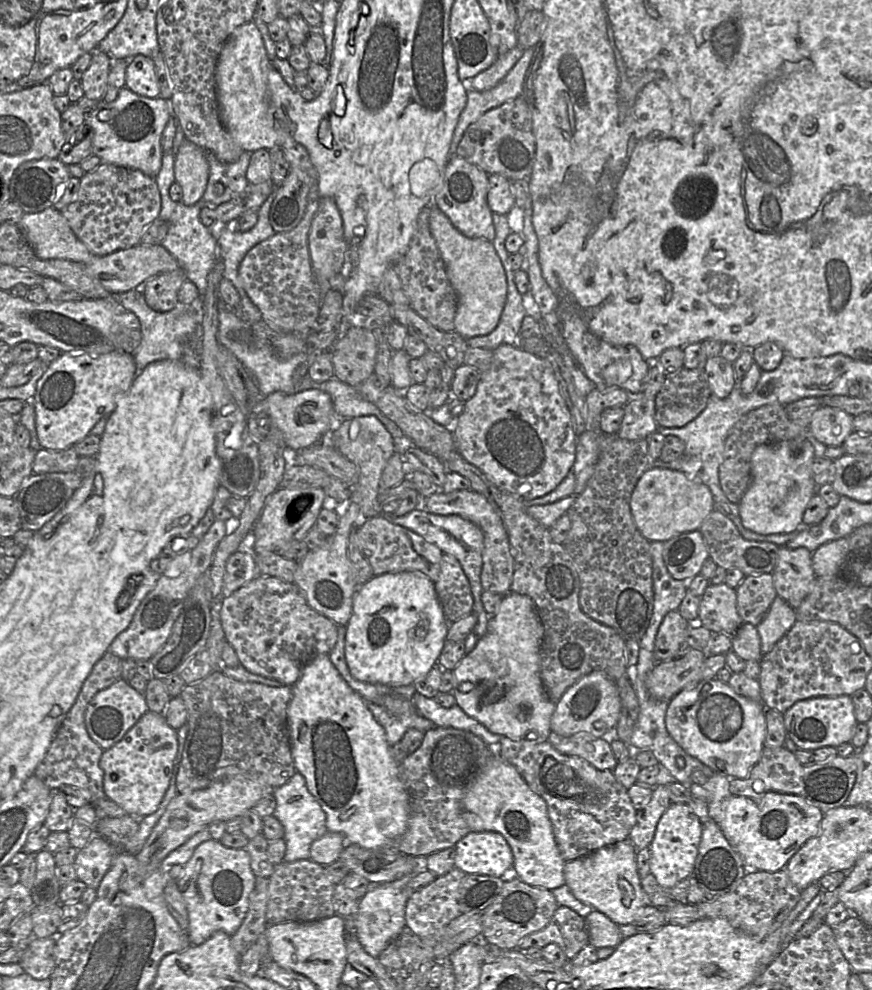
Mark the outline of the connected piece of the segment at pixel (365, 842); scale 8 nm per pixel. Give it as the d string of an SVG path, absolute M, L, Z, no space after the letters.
M329 654L318 655L308 663L292 686L287 719L295 769L303 775L309 792L325 812L327 831L343 834L344 848L351 844L365 849L395 847L396 841L406 832L410 814L400 763L394 760L385 730L375 720L367 702L343 679Z

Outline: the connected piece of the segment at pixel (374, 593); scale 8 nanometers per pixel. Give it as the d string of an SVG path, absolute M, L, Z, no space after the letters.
M420 571L385 573L373 576L354 596L352 614L346 625L345 658L358 681L398 687L412 685L438 663L446 642L449 622L435 590L434 582Z

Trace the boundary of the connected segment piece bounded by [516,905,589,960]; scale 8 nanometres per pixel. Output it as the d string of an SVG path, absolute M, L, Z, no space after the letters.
M558 906L550 922L541 930L523 937L516 949L543 948L555 943L568 960L572 959L589 942L585 919L567 906Z

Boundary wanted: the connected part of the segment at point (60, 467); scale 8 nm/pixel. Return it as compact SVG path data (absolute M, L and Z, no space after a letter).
M74 447L64 450L40 449L33 462L34 474L74 472L80 456Z

